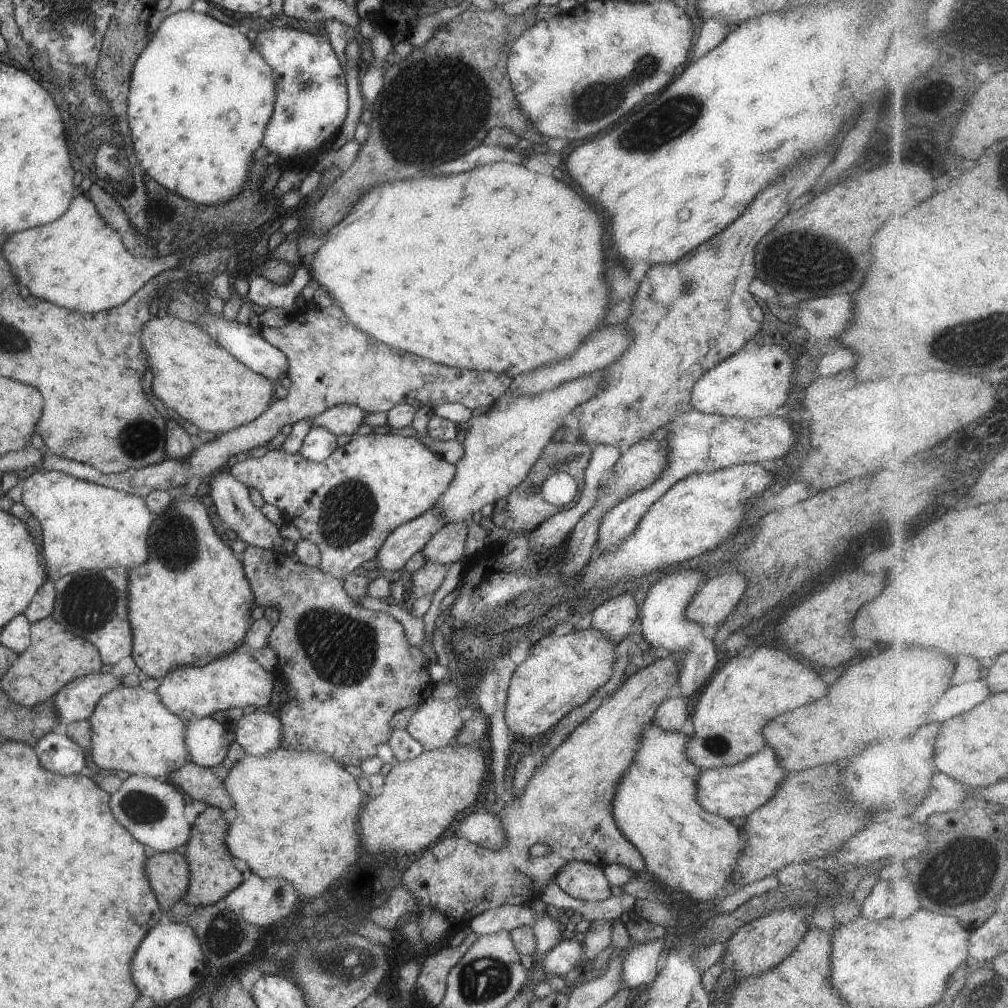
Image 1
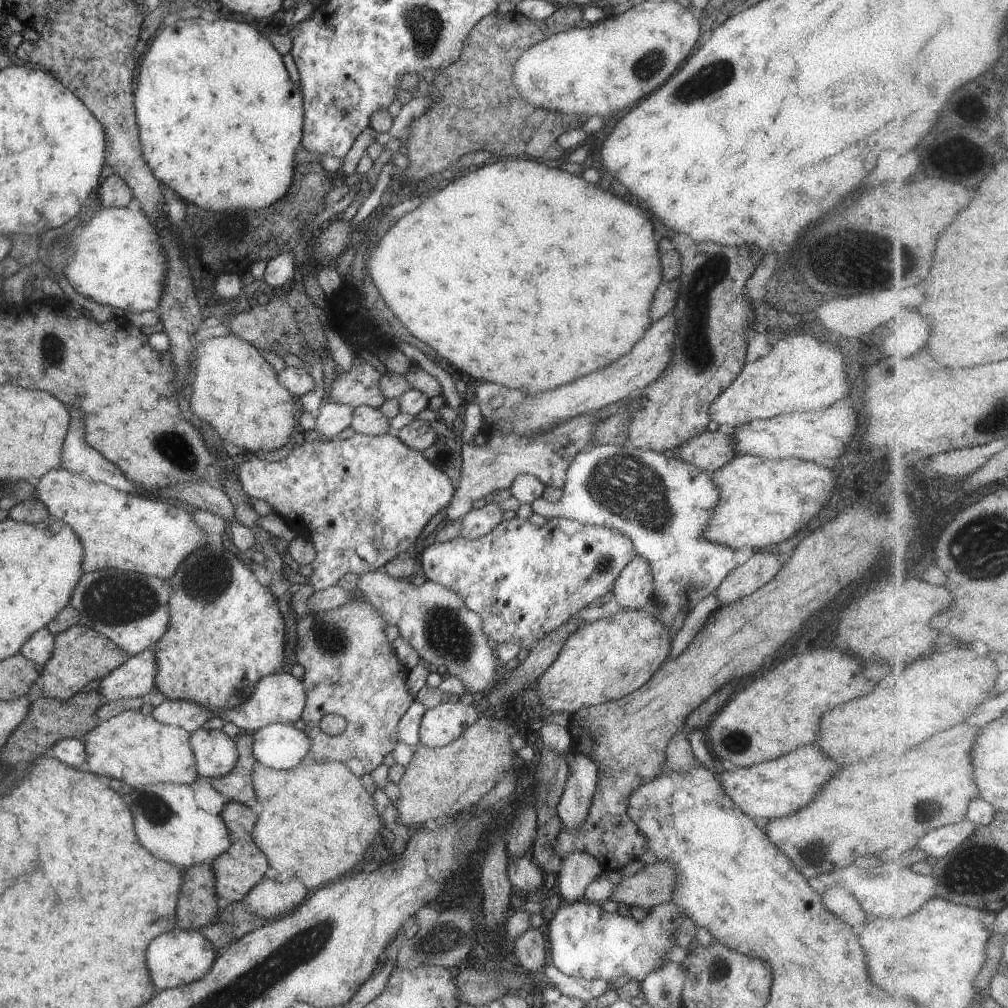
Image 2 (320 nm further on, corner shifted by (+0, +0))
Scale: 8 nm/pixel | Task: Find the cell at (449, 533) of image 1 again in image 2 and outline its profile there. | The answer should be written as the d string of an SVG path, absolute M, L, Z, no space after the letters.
M499 498L487 501L478 509L471 509L465 516L462 516L460 534L466 539L476 539L491 532L502 520L503 511L499 507Z

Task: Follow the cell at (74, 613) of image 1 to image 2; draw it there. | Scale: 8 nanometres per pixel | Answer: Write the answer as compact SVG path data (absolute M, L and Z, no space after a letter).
M104 568L79 577L71 591L69 606L79 613L79 625L92 628L133 656L153 646L165 632L170 619L169 594L171 588L166 579Z

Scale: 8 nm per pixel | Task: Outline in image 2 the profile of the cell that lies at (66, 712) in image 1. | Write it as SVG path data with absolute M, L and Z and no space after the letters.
M153 646L130 656L121 666L114 668L99 683L97 692L102 696L102 702L108 703L112 700L140 697L146 695L154 686L156 673L156 662Z

